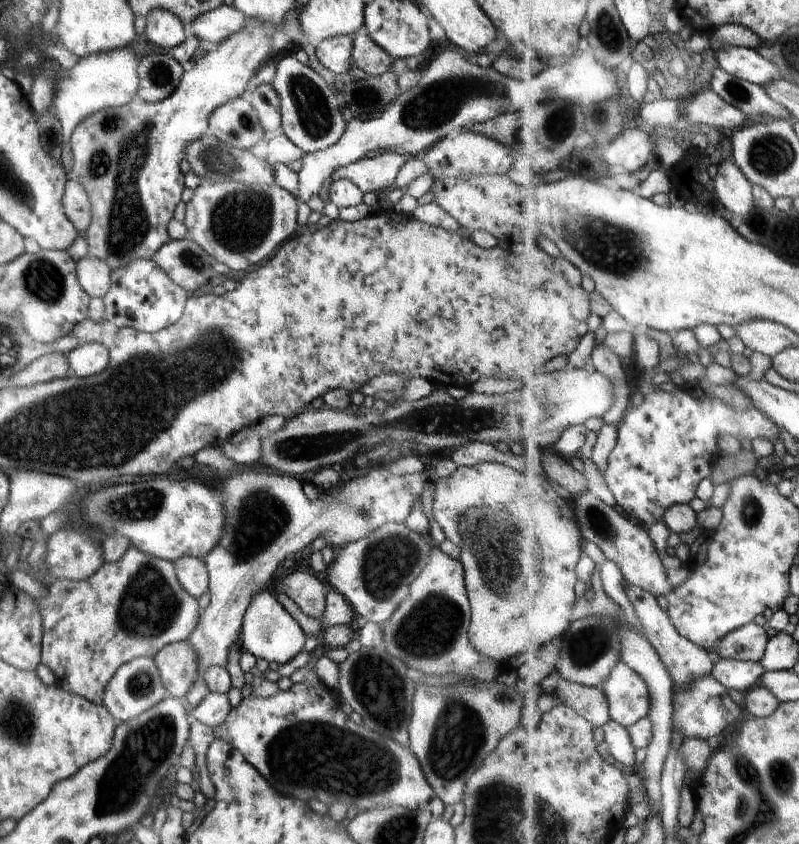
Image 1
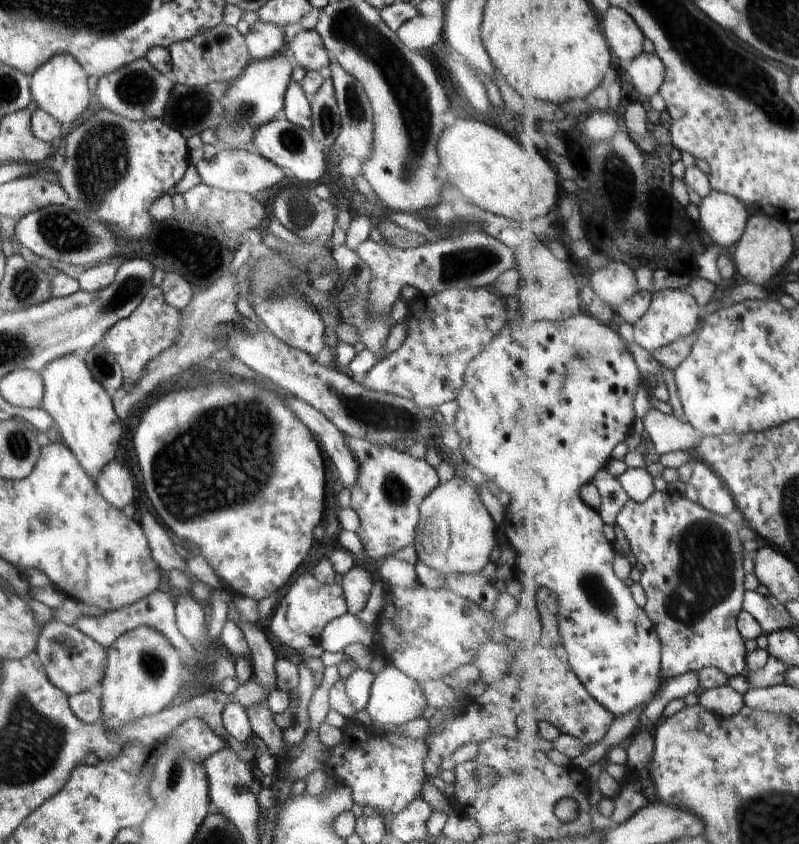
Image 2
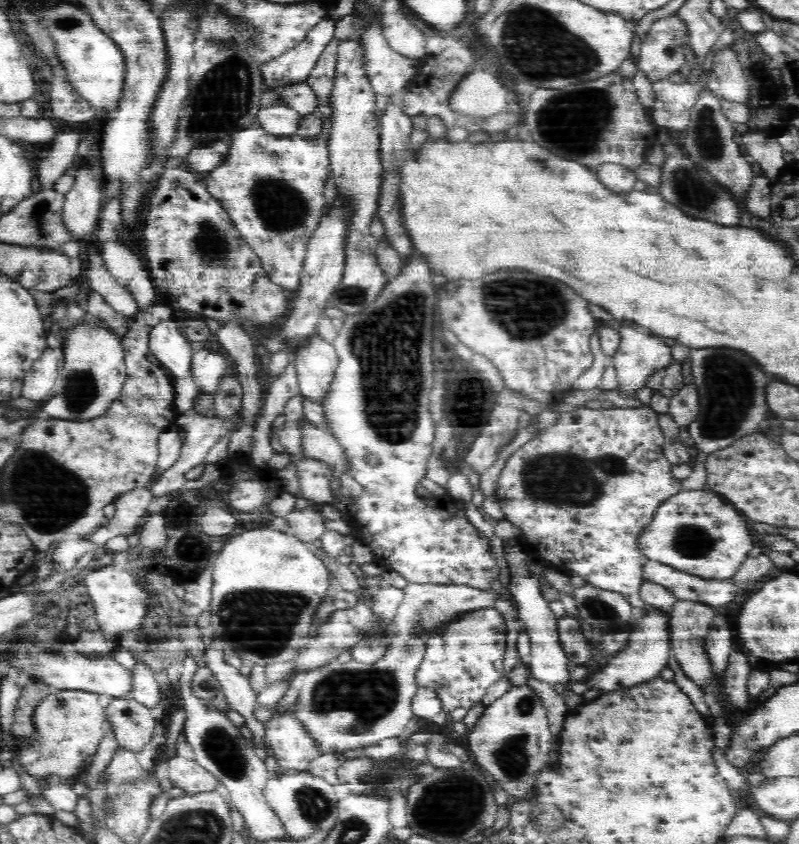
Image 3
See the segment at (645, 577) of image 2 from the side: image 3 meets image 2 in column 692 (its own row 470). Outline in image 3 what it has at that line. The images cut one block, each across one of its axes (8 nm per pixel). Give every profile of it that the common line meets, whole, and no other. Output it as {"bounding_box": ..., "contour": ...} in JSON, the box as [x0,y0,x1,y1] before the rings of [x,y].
{"bounding_box":[493,406,683,613],"contour":[[[649,406],[638,407],[637,409],[621,409],[618,407],[611,409],[594,409],[588,407],[578,407],[577,410],[571,412],[560,412],[558,418],[552,426],[542,428],[535,432],[531,440],[528,440],[523,446],[512,453],[504,462],[498,476],[498,484],[493,496],[498,500],[500,508],[504,513],[504,518],[511,520],[516,526],[519,526],[524,532],[525,540],[519,539],[520,545],[525,549],[528,556],[540,559],[543,565],[551,566],[553,570],[558,572],[571,573],[580,575],[586,583],[593,584],[604,590],[611,590],[620,593],[633,613],[648,612],[650,609],[647,604],[640,598],[639,590],[641,584],[645,581],[642,576],[642,564],[646,562],[646,557],[638,551],[636,547],[635,537],[638,530],[642,528],[648,520],[654,508],[658,506],[660,500],[664,500],[666,496],[678,492],[683,488],[682,478],[675,478],[672,474],[672,463],[663,453],[664,436],[657,422],[657,412],[653,411]]]}

